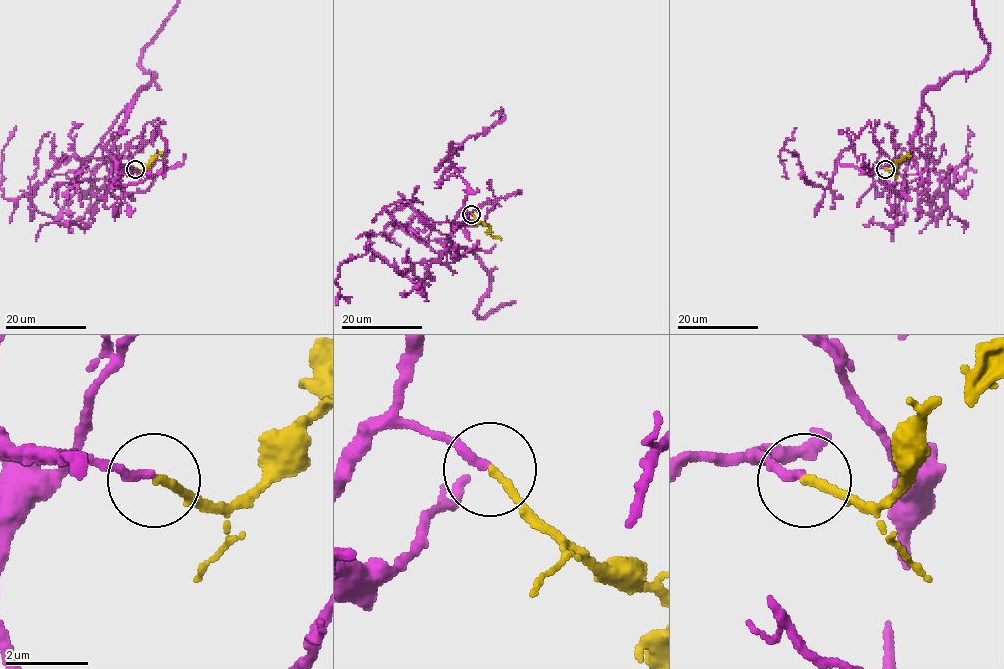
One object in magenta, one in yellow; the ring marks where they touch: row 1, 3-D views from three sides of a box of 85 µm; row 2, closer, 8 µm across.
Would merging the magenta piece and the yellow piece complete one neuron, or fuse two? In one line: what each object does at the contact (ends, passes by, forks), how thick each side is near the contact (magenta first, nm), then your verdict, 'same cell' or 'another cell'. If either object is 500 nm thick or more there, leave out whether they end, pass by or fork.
magenta ends | yellow ends | 220/200 nm | same cell

